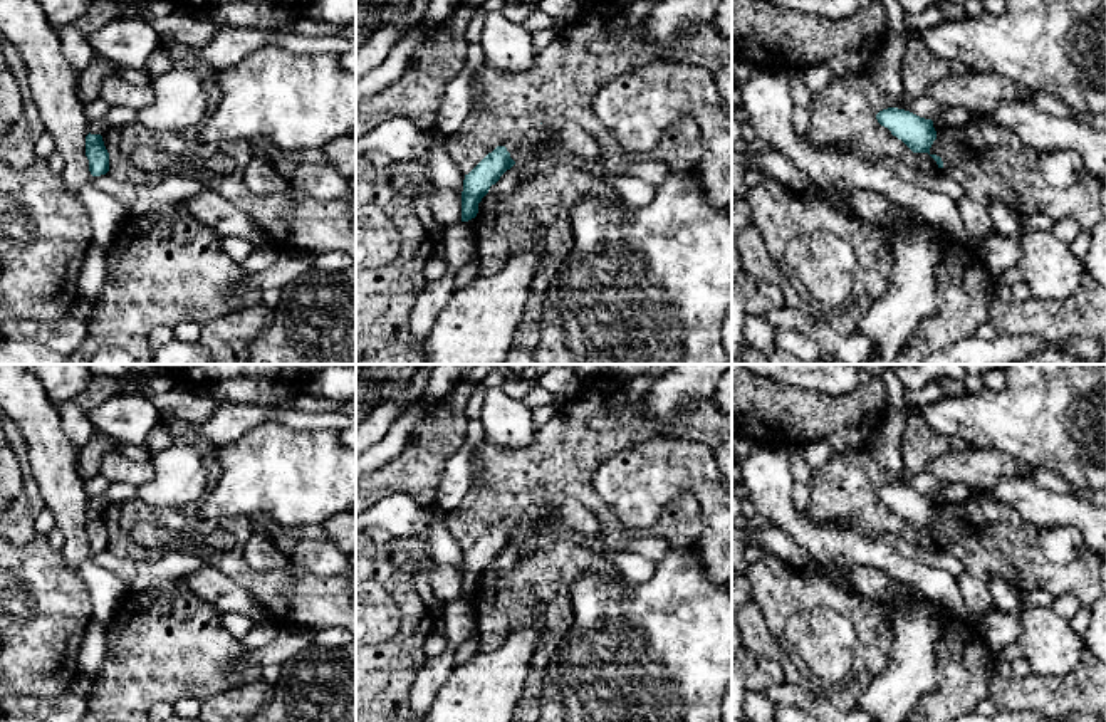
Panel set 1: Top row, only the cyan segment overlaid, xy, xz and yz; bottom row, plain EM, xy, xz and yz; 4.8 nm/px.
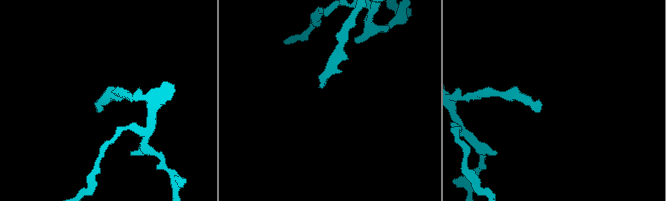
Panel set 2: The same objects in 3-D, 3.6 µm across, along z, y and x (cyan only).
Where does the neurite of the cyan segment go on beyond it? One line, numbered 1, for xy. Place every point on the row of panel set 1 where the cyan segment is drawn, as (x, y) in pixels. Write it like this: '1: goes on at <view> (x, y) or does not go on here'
1: does not go on here

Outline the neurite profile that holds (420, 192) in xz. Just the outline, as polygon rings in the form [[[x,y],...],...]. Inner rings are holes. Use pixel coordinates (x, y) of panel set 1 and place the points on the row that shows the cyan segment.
[[[425,181],[421,185],[415,185],[411,188],[413,200],[415,200],[415,212],[416,217],[420,218],[421,225],[425,230],[435,238],[440,237],[445,230],[445,225],[440,223],[428,205],[428,195],[435,190],[435,186],[430,181]]]

